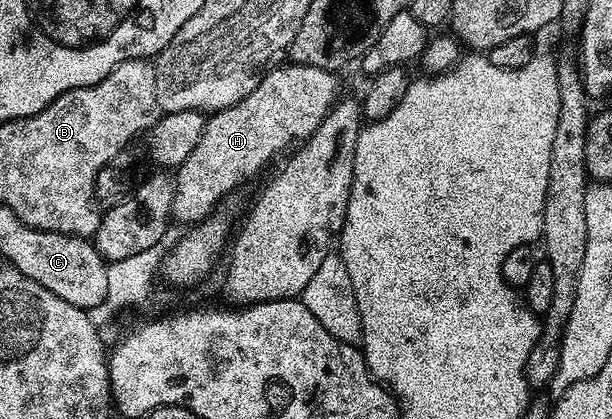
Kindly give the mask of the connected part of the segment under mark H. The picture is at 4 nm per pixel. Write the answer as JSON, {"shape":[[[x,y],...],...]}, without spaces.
{"shape":[[[285,64],[278,66],[271,74],[266,74],[257,79],[255,88],[244,96],[236,104],[232,104],[223,110],[215,110],[207,117],[206,127],[200,136],[200,144],[184,160],[182,166],[177,167],[176,181],[174,183],[174,199],[171,212],[175,219],[186,224],[197,224],[206,221],[215,213],[214,210],[245,178],[254,178],[285,146],[293,147],[303,140],[310,138],[319,124],[325,118],[326,113],[335,106],[338,94],[338,82],[329,70],[312,68],[311,66],[299,66],[297,64]]]}

